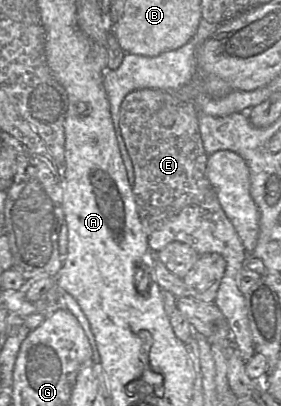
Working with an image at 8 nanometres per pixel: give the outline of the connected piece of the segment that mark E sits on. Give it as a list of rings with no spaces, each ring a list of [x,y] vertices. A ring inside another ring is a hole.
[[[150,88],[137,89],[124,97],[120,107],[118,124],[134,168],[135,182],[132,190],[139,219],[151,251],[158,253],[169,243],[176,241],[188,244],[200,256],[218,253],[224,258],[226,269],[214,304],[227,320],[238,353],[245,362],[248,362],[256,352],[246,314],[245,295],[238,288],[238,276],[244,267],[248,254],[235,228],[221,208],[216,193],[207,178],[208,155],[202,144],[195,106],[189,100],[181,100],[173,92]],[[165,104],[176,106],[176,118],[171,127],[164,127],[157,120],[157,112]]]

